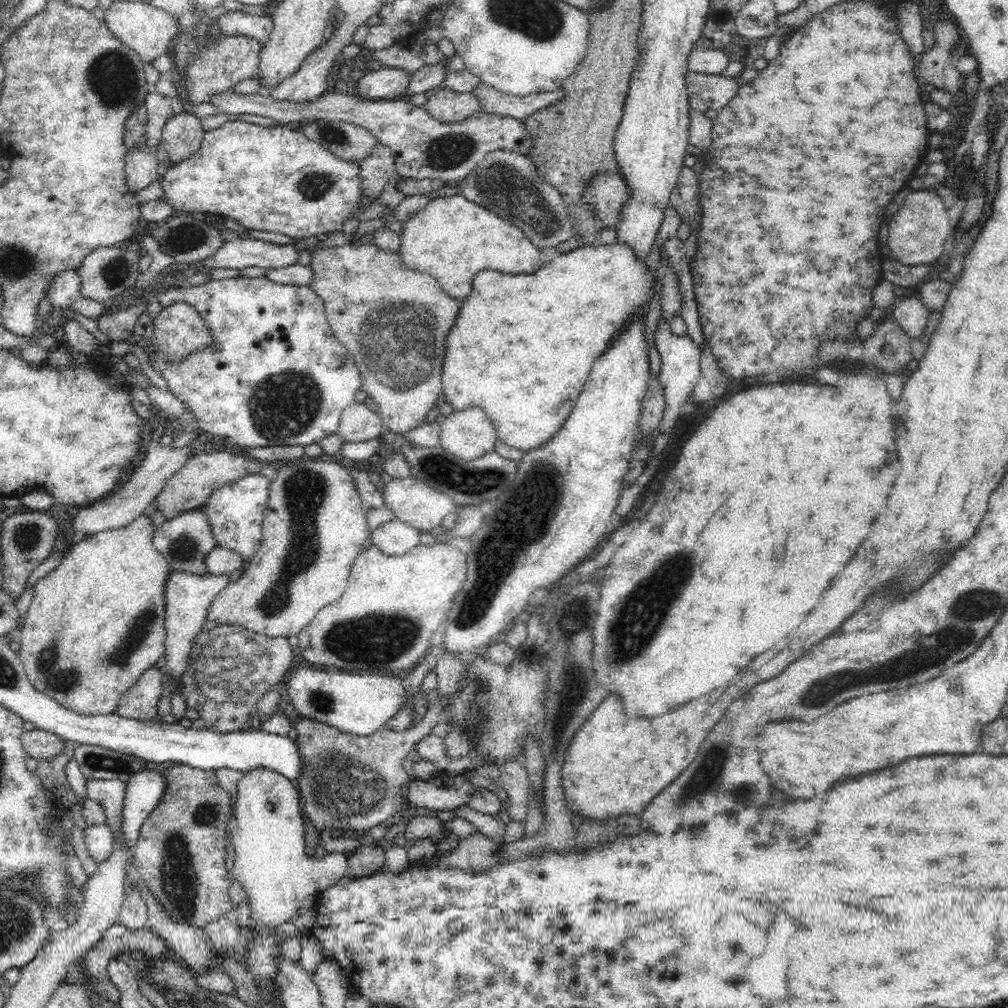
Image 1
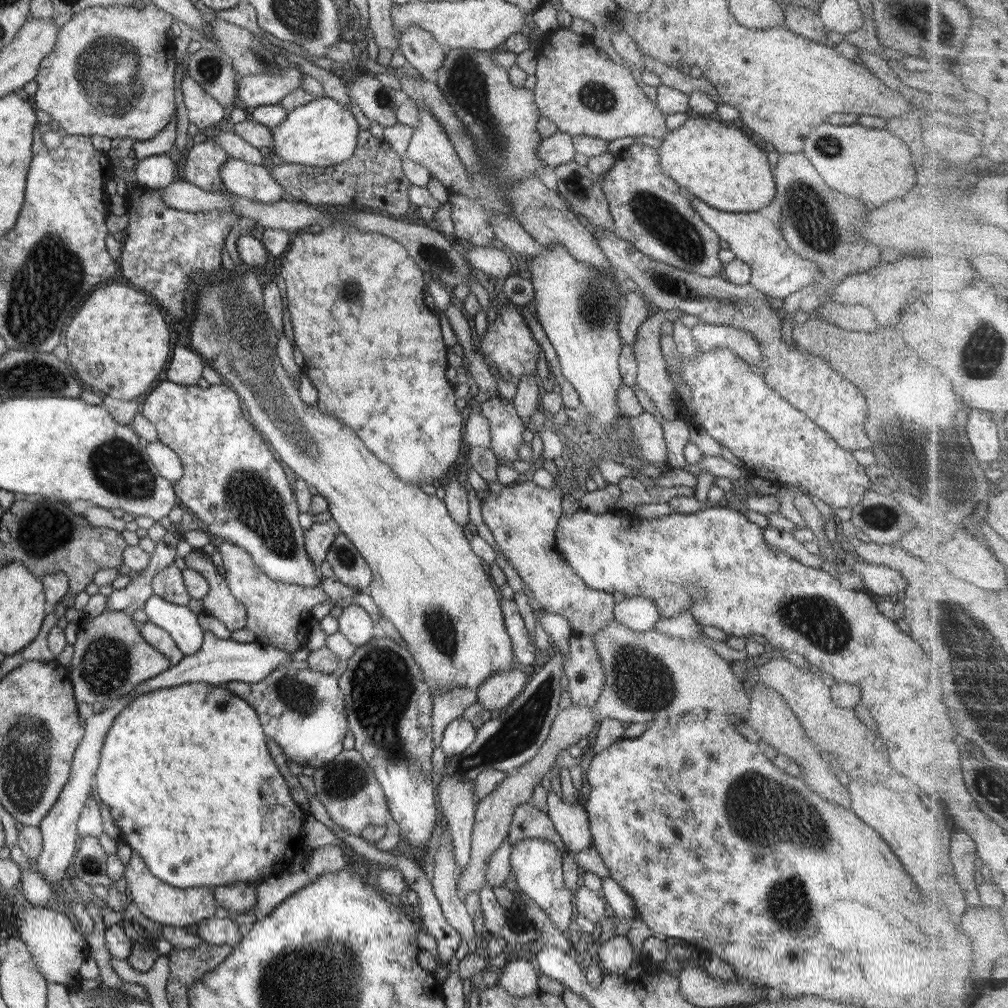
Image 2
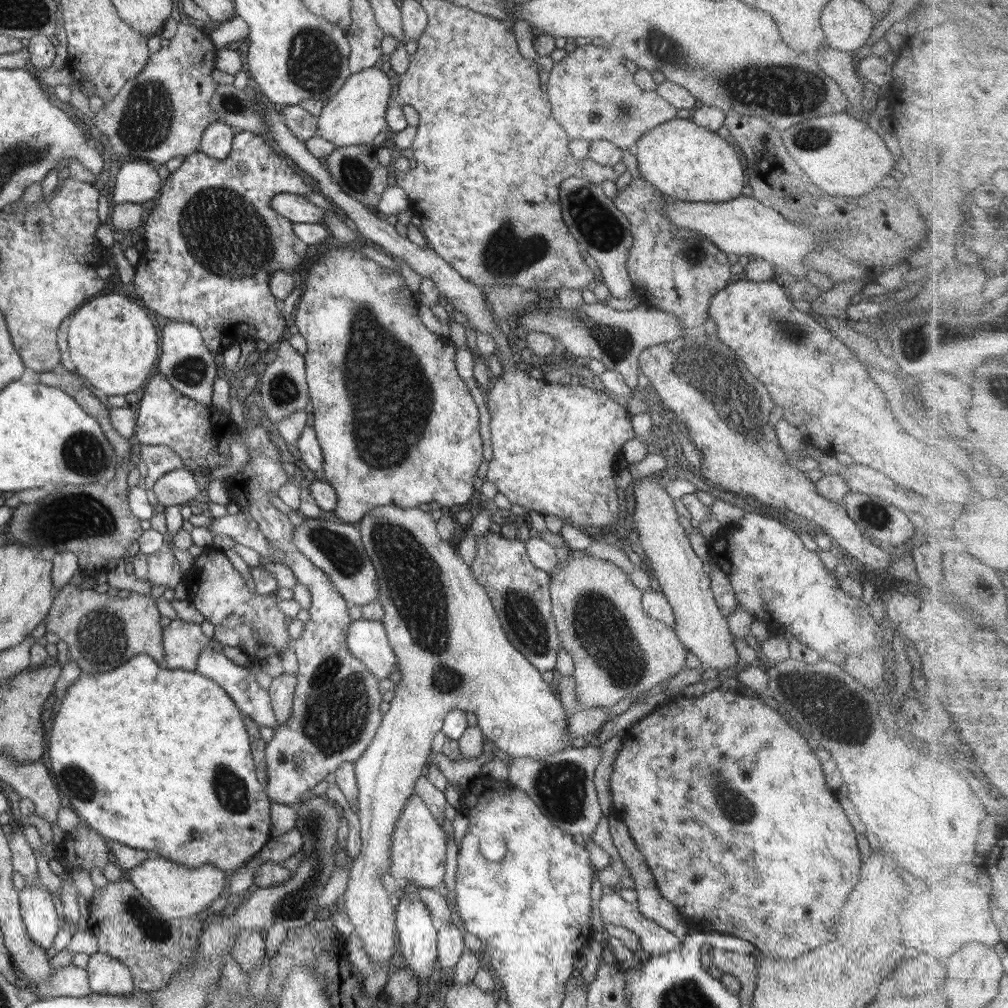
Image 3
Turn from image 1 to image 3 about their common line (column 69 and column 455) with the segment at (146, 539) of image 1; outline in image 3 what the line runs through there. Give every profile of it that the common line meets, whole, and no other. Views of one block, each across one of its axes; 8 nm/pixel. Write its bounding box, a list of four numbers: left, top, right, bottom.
[343,506,570,968]

